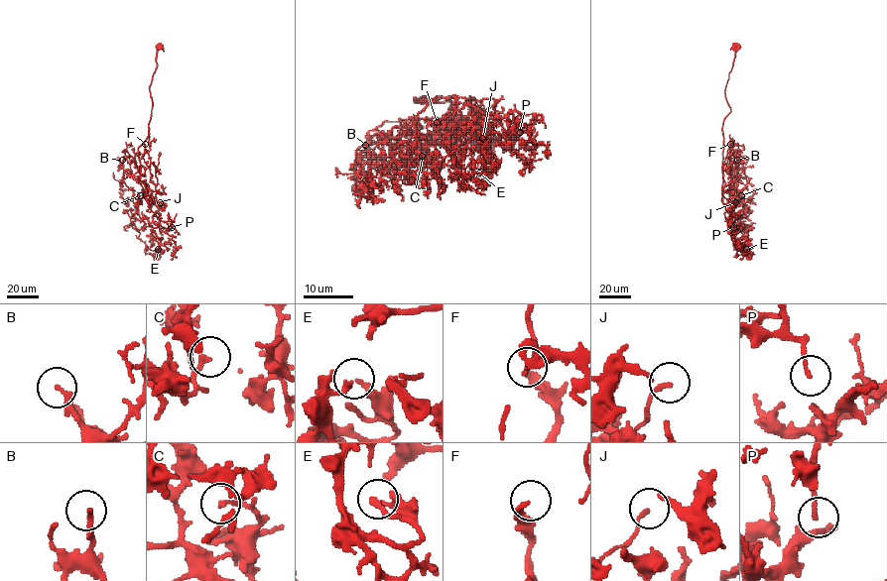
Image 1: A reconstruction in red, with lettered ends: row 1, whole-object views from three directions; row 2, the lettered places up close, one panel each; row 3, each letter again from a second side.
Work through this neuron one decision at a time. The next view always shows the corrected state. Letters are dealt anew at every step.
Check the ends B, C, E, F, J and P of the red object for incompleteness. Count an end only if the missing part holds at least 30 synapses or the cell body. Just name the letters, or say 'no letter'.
no letter

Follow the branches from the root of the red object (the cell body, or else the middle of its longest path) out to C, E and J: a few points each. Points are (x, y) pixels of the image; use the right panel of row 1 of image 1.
C: (735, 47), (724, 91), (730, 112), (722, 128), (722, 194), (730, 205), (741, 195)
E: (735, 47), (724, 91), (730, 112), (722, 128), (722, 201), (735, 248), (748, 252), (746, 249)
J: (735, 47), (724, 91), (730, 112), (722, 128), (724, 212), (735, 202)

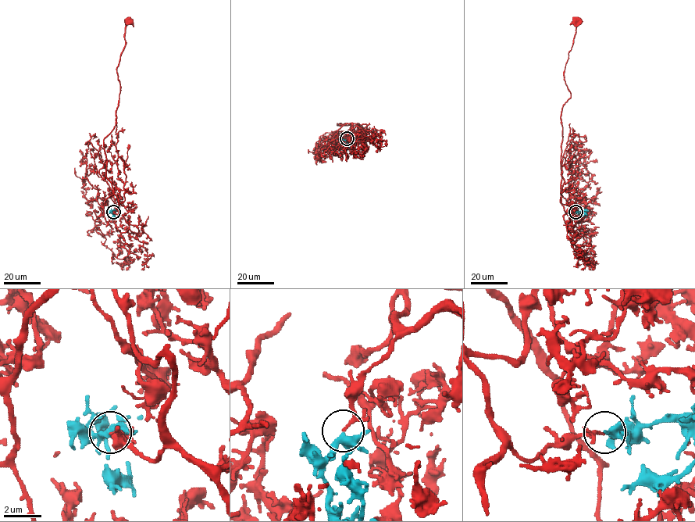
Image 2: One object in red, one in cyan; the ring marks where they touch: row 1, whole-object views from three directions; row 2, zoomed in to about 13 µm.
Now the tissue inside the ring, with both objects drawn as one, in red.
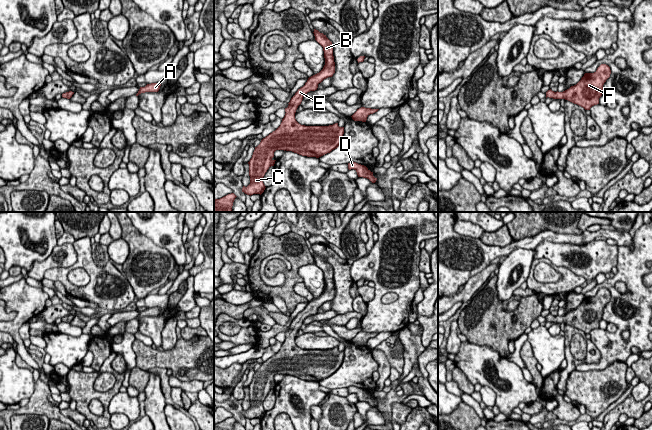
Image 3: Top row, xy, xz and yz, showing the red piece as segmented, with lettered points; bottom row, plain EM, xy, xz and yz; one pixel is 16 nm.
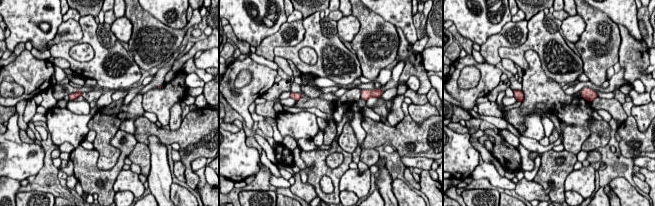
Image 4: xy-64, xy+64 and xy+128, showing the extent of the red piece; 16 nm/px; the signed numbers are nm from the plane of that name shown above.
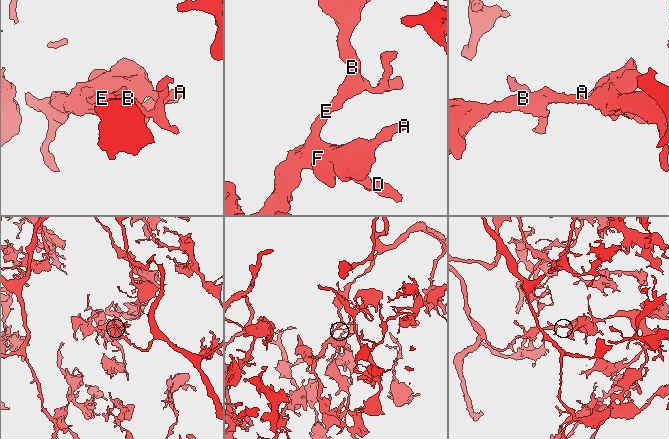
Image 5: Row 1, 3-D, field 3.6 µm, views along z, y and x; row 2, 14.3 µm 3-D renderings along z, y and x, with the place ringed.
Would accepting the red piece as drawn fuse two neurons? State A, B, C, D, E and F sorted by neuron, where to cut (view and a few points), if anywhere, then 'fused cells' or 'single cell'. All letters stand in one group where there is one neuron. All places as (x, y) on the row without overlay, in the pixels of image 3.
A B C D E F; no cut; single cell

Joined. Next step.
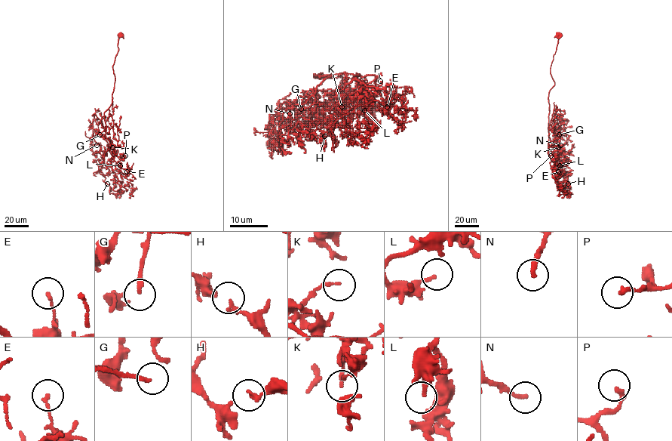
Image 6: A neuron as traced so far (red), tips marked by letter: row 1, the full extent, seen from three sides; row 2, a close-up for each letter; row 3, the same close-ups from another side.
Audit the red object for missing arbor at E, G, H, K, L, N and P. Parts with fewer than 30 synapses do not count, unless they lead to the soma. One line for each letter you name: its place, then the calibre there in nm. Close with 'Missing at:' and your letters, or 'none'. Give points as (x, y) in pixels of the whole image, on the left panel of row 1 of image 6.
G: (99, 134) | 180 nm
N: (96, 145) | 200 nm
Missing at: G, N

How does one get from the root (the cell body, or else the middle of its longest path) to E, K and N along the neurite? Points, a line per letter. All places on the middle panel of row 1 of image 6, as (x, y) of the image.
E: (365, 106), (342, 80), (346, 94), (341, 73), (314, 75), (344, 73), (346, 83), (360, 81), (387, 106)
K: (365, 106), (359, 106), (342, 80), (348, 84), (346, 94), (341, 73), (315, 75), (357, 75), (342, 106)
N: (365, 106), (342, 80), (346, 94), (341, 73), (315, 75), (333, 75), (289, 113)

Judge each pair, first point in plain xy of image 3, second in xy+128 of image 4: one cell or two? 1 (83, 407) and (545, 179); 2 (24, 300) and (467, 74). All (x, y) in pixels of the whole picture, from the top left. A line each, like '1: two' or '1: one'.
1: one
2: two

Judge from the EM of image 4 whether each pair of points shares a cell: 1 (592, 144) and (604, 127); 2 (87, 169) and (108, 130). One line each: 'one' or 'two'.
1: one
2: two

